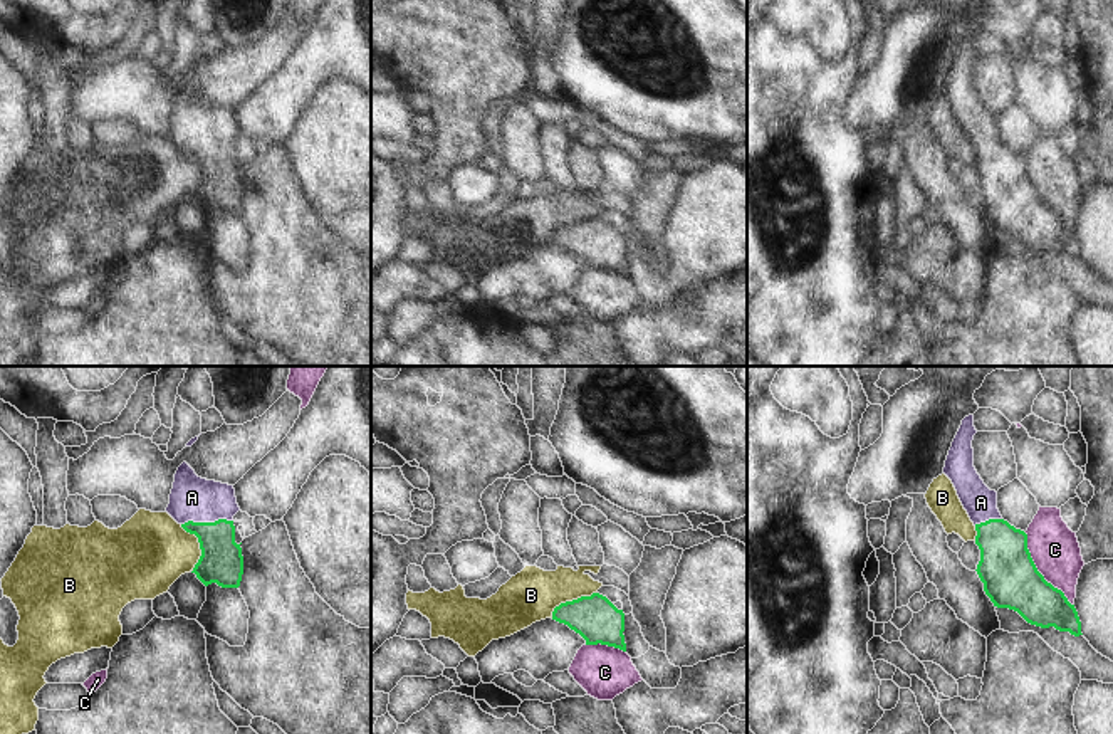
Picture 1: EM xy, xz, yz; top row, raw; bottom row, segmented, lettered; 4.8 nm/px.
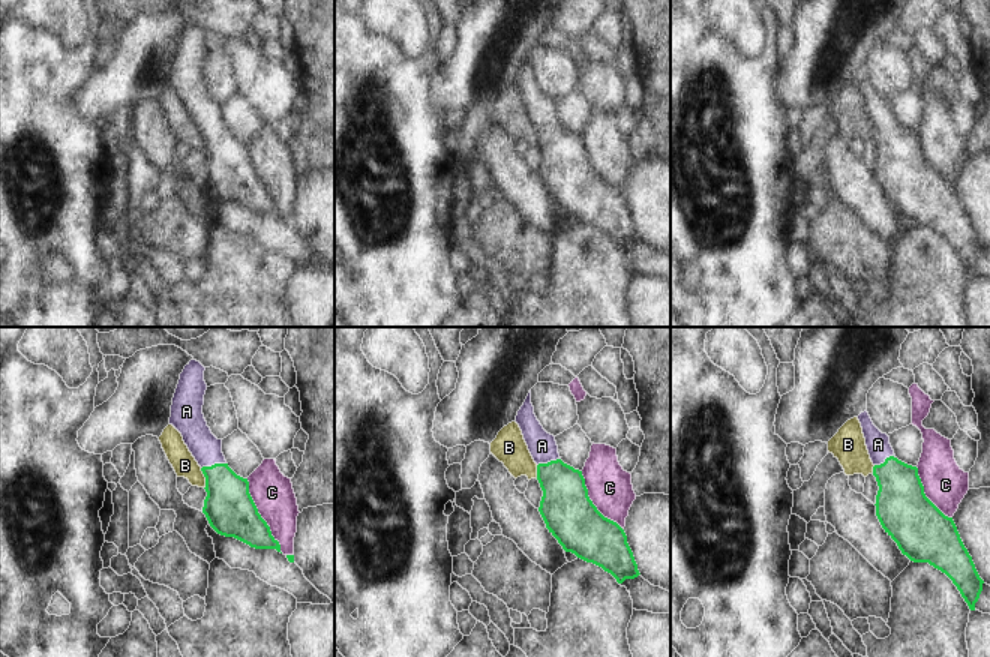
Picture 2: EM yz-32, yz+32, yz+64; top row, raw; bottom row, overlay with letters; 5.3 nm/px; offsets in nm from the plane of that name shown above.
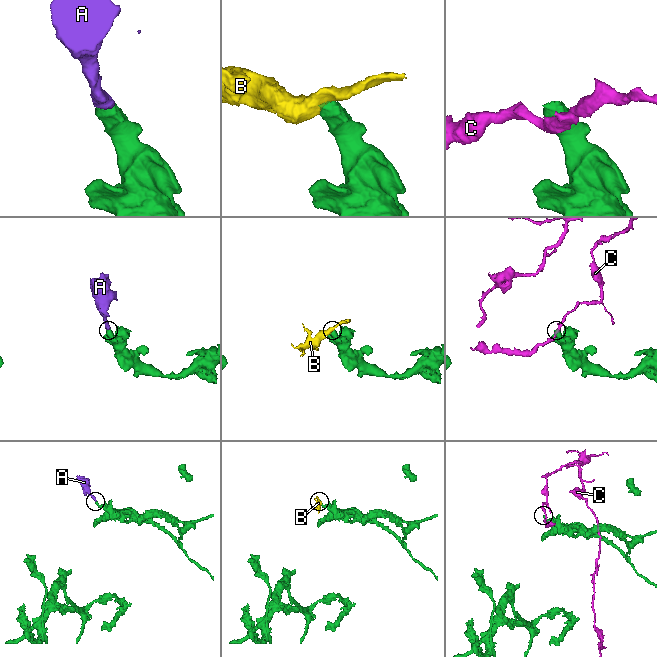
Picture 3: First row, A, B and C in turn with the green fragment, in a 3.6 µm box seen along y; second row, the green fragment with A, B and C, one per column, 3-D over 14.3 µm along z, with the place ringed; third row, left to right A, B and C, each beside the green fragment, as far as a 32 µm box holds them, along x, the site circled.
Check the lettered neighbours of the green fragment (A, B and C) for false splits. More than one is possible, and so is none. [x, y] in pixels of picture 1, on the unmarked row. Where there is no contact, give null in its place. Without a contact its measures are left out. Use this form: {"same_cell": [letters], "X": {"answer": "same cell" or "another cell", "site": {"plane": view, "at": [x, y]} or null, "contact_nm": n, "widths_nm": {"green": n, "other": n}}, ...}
{"same_cell": ["A"], "A": {"answer": "same cell", "site": {"plane": "xy", "at": [207, 146]}, "contact_nm": 240, "widths_nm": {"green": 200, "other": 220}}, "B": {"answer": "another cell", "site": {"plane": "xy", "at": [200, 170]}, "contact_nm": 240, "widths_nm": {"green": 200, "other": 360}}, "C": {"answer": "another cell", "site": {"plane": "yz", "at": [1038, 195]}, "contact_nm": 420, "widths_nm": {"green": 280, "other": 240}}}

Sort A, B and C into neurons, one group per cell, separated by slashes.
A / B / C

